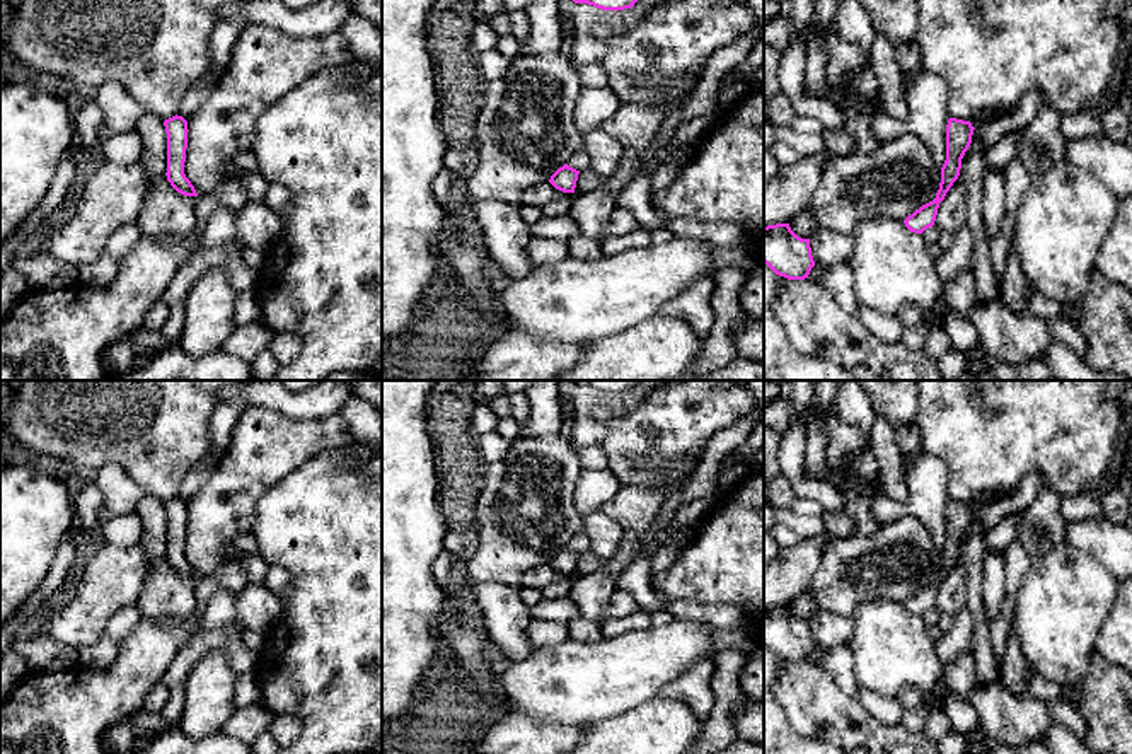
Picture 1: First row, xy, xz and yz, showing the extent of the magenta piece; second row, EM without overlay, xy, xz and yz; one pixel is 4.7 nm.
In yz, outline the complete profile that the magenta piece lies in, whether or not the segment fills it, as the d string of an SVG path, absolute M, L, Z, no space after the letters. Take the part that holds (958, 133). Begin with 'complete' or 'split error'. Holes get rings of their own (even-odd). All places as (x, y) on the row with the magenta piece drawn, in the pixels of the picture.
complete; M950 118L946 125L946 160L941 167L941 183L936 198L912 215L904 223L910 232L922 234L934 225L939 203L960 176L962 159L972 143L973 126L970 121Z

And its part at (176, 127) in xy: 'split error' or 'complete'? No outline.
complete

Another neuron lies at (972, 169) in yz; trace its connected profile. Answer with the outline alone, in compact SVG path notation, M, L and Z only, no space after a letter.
M970 143L968 150L962 159L962 169L958 179L967 188L967 227L970 229L975 242L972 273L975 278L975 295L980 305L987 305L999 299L997 278L992 268L992 258L989 252L989 239L985 234L985 222L982 217L982 176L984 148L977 143Z

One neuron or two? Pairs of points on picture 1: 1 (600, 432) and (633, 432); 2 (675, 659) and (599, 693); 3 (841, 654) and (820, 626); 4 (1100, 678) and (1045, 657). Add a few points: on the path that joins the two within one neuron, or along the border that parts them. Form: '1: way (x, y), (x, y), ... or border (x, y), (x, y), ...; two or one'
1: border (604, 423), (607, 434), (597, 442); two
2: way (657, 659), (643, 661), (617, 674); one
3: border (849, 643), (839, 643), (824, 654); two
4: border (1095, 650), (1086, 676), (1074, 688); two

